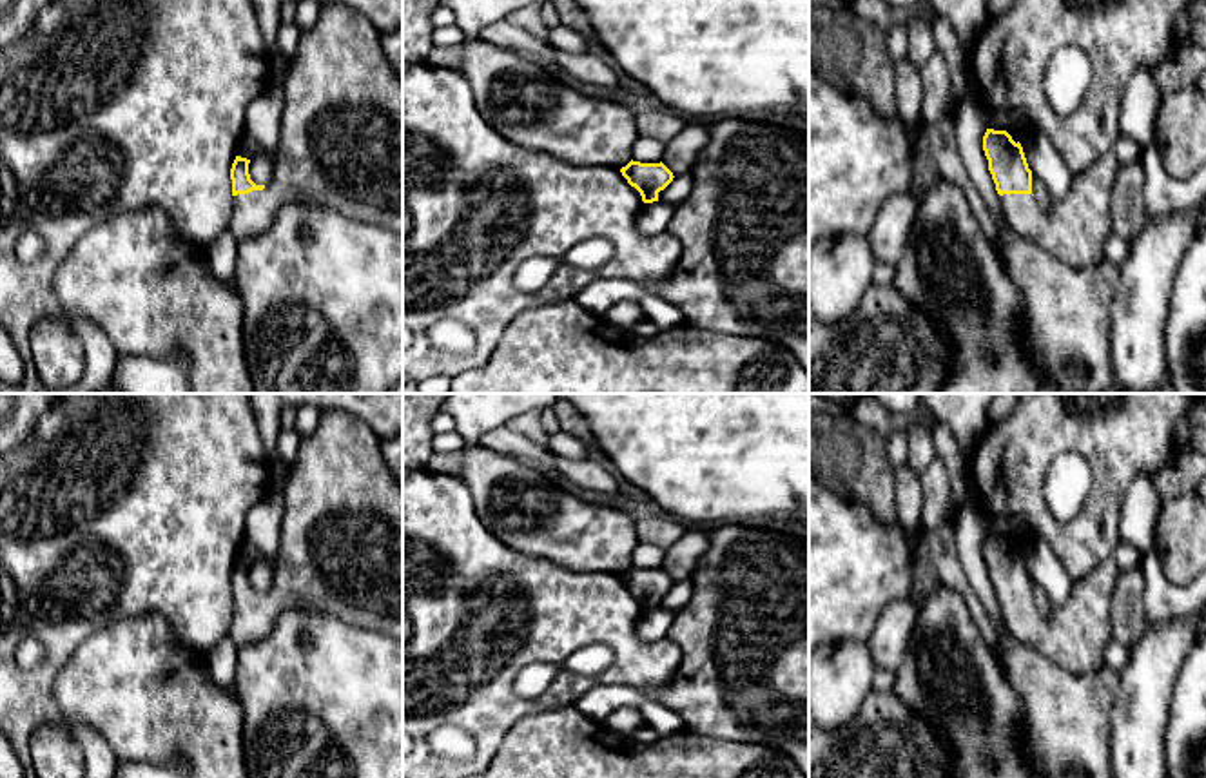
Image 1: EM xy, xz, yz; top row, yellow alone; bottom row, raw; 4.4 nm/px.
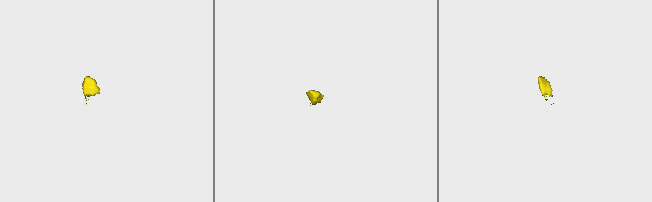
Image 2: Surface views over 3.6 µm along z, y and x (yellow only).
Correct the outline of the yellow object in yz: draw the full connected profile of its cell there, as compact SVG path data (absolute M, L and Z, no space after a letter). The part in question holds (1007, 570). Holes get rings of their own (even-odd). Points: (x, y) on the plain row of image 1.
M987 535L983 557L1005 627L1016 640L1072 673L1104 667L1104 647L1114 640L1112 597L1121 571L1112 559L1075 580L1072 597L1054 604L1052 617L1045 618L1032 602L1032 577L1021 549L1007 537Z

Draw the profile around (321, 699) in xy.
M312 609L283 611L272 631L241 646L232 684L243 709L248 778L403 778L403 642Z

